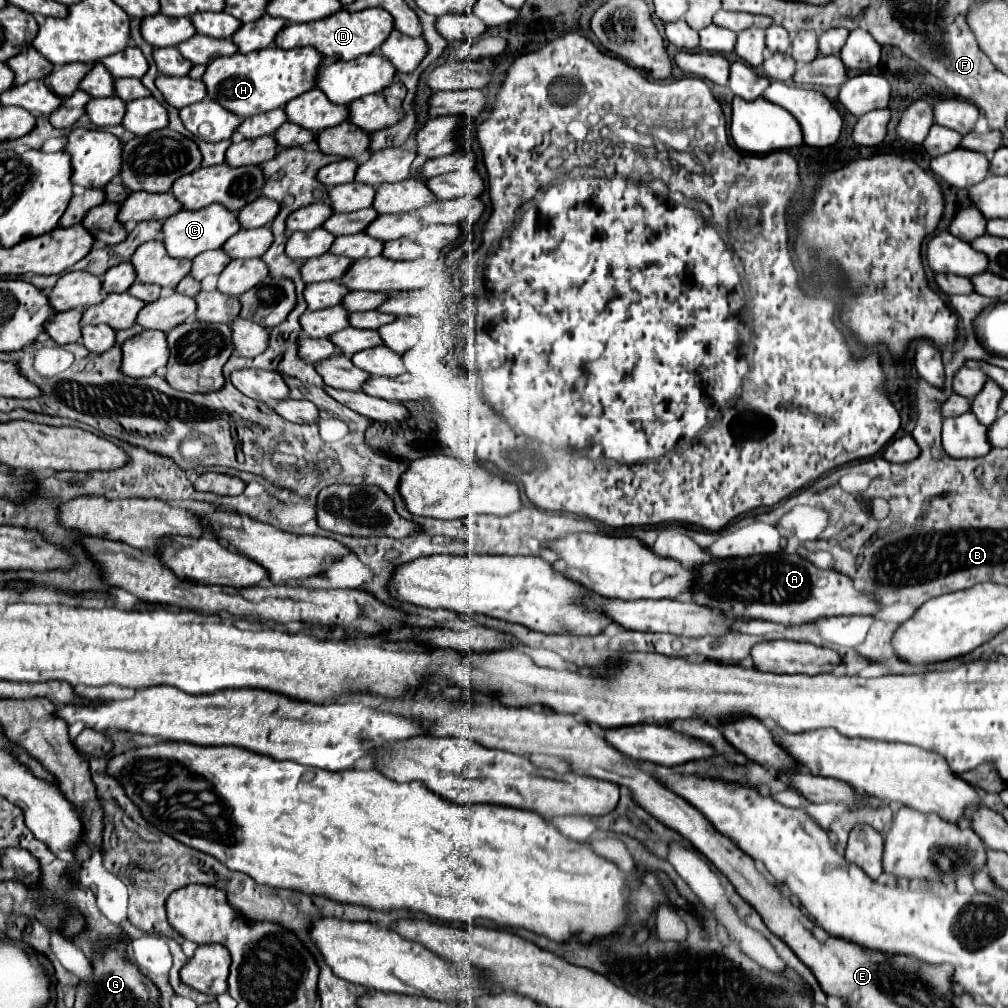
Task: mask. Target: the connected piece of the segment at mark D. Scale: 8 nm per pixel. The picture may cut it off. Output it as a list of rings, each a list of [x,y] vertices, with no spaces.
[[[368,8],[368,10],[360,10],[360,12],[346,12],[340,10],[328,18],[316,20],[316,22],[308,22],[308,24],[288,24],[284,26],[274,44],[278,48],[296,48],[296,46],[312,46],[316,48],[324,58],[334,58],[334,60],[354,60],[362,54],[370,54],[374,50],[380,48],[380,44],[388,38],[388,34],[392,32],[394,24],[392,24],[392,16],[382,10],[382,8]]]

